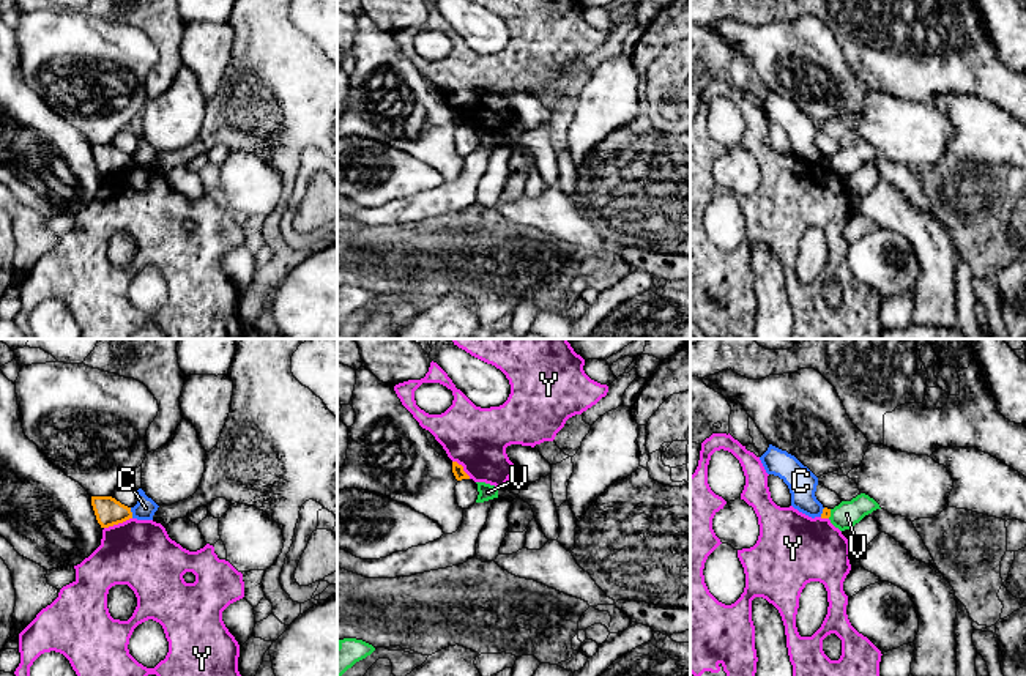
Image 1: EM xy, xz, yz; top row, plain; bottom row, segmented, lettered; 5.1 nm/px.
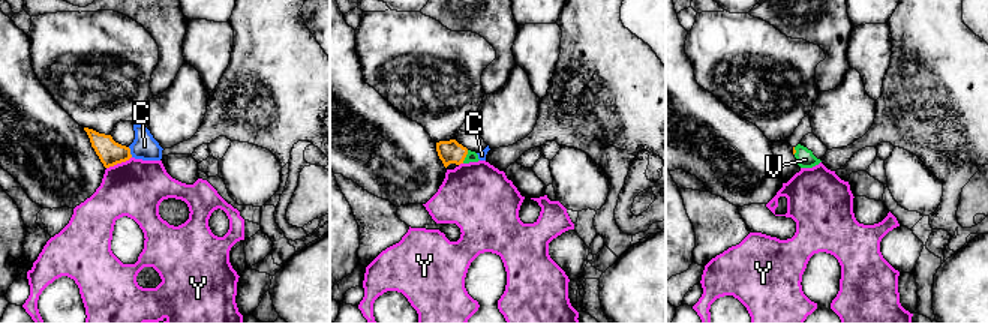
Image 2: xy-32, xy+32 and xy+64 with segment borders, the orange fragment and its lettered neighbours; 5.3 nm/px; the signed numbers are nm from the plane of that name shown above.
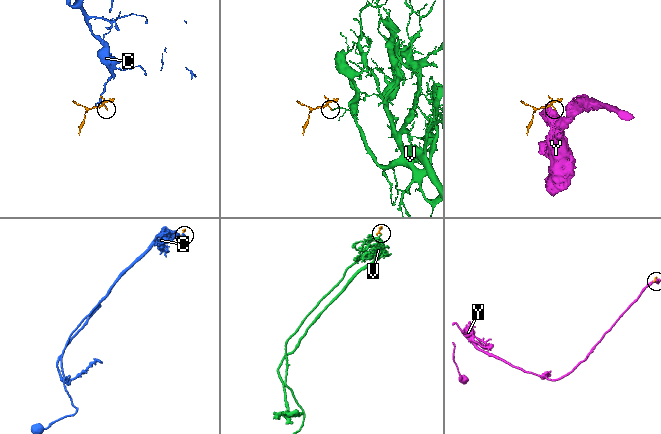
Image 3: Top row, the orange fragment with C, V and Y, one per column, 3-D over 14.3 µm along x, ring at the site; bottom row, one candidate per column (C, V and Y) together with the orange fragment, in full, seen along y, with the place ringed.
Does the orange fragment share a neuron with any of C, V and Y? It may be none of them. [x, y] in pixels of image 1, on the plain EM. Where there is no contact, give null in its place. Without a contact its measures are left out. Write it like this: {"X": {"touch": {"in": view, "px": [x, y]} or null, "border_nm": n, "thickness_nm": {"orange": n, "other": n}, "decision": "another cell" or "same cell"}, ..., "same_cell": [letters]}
{"C": {"touch": {"in": "xy", "px": [131, 159]}, "border_nm": 60, "thickness_nm": {"orange": 140, "other": 110}, "decision": "another cell"}, "V": {"touch": {"in": "yz", "px": [829, 161]}, "border_nm": 50, "thickness_nm": {"orange": 50, "other": 140}, "decision": "another cell"}, "Y": {"touch": {"in": "xy", "px": [117, 170]}, "border_nm": 160, "thickness_nm": {"orange": 140, "other": 340}, "decision": "another cell"}, "same_cell": []}

